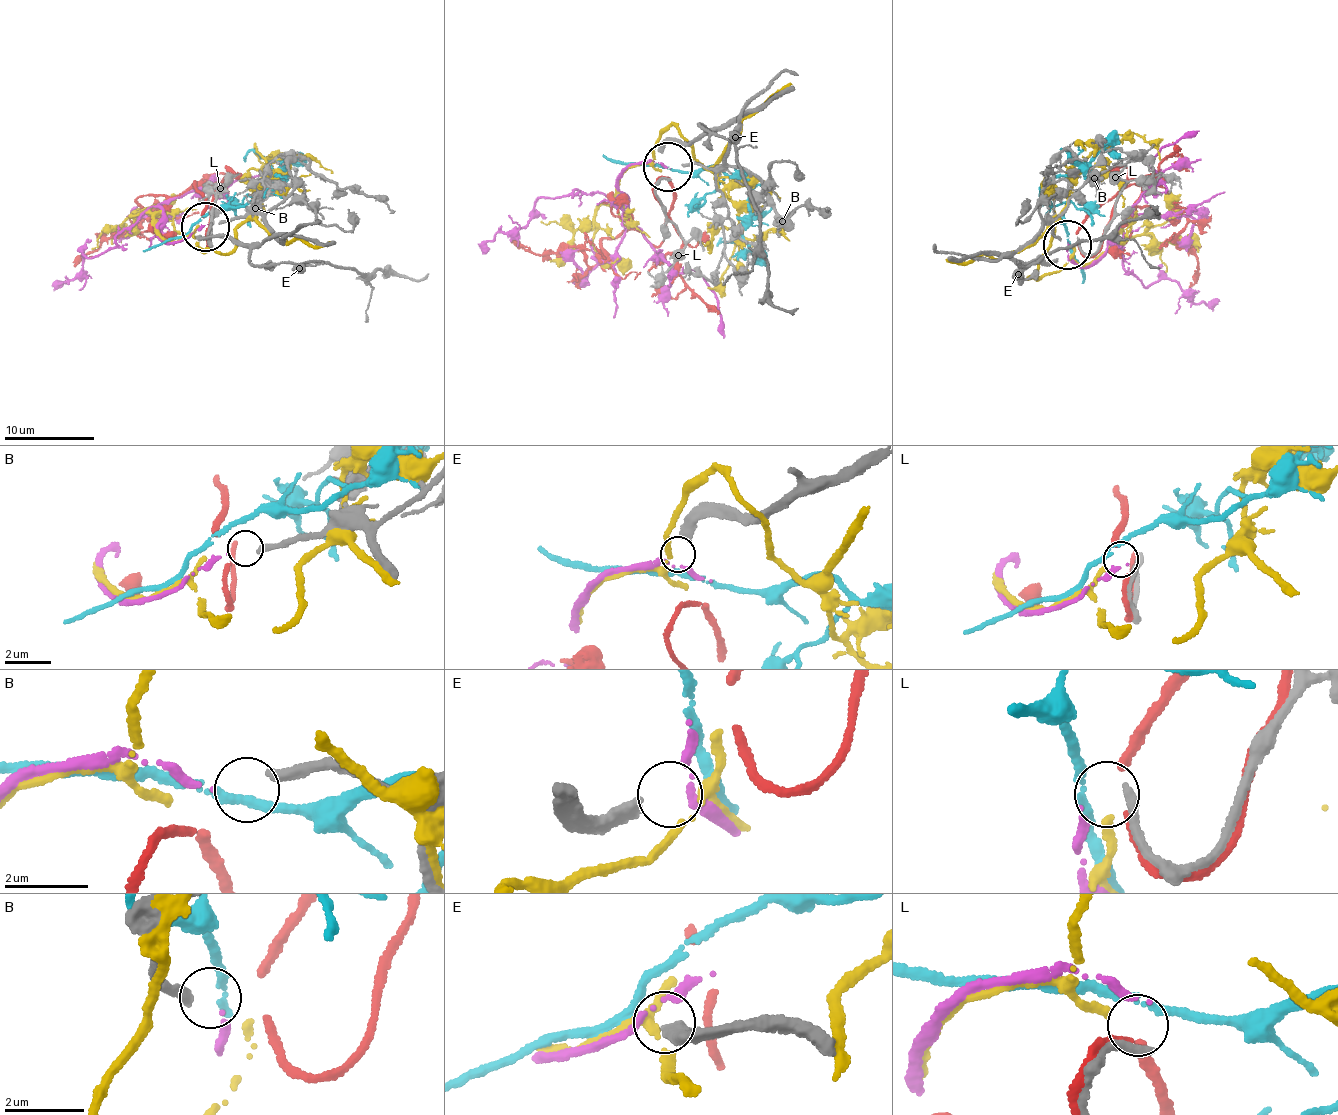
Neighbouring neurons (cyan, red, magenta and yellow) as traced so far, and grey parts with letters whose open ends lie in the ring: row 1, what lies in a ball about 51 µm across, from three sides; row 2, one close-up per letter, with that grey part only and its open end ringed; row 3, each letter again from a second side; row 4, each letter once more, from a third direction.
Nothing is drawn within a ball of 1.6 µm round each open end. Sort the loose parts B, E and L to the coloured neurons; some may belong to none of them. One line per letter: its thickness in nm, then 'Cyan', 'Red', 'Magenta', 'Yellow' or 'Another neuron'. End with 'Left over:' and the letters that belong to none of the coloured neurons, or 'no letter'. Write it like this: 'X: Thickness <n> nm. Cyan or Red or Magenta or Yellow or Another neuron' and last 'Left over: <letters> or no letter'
B: Thickness 240 nm. Magenta
E: Thickness 360 nm. Another neuron
L: Thickness 220 nm. Yellow
Left over: E

